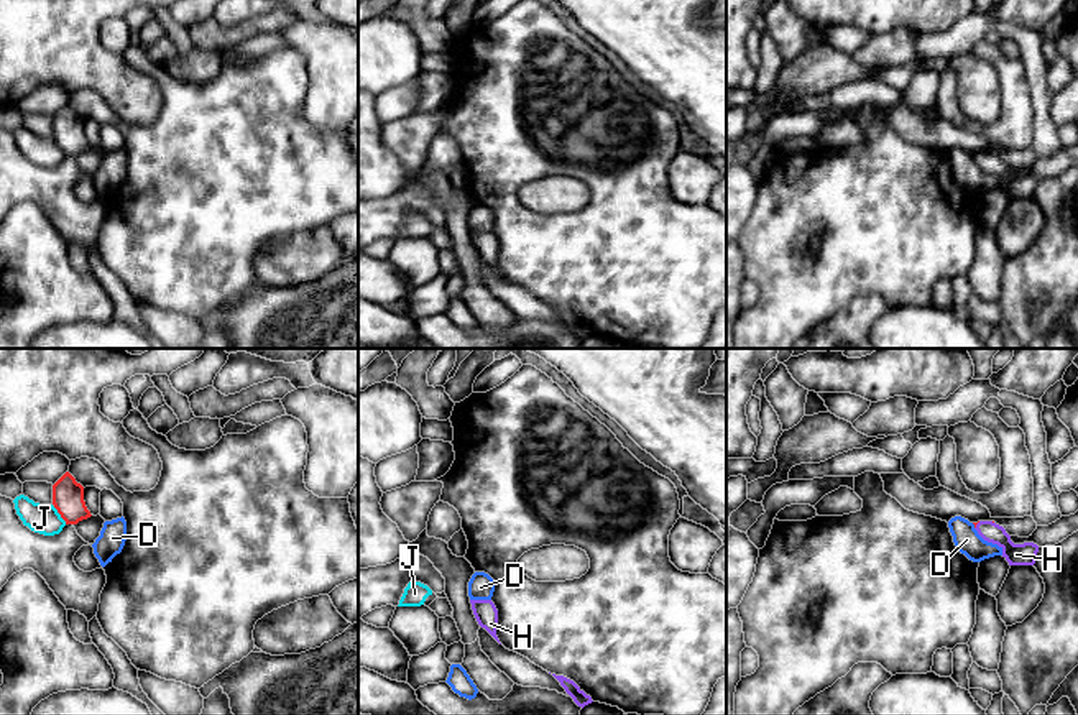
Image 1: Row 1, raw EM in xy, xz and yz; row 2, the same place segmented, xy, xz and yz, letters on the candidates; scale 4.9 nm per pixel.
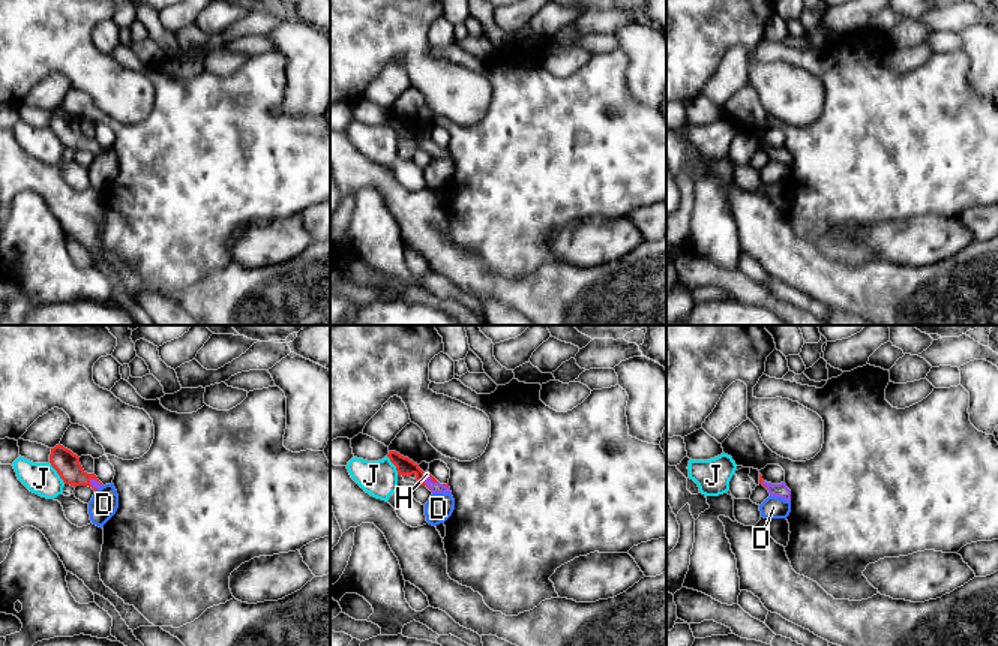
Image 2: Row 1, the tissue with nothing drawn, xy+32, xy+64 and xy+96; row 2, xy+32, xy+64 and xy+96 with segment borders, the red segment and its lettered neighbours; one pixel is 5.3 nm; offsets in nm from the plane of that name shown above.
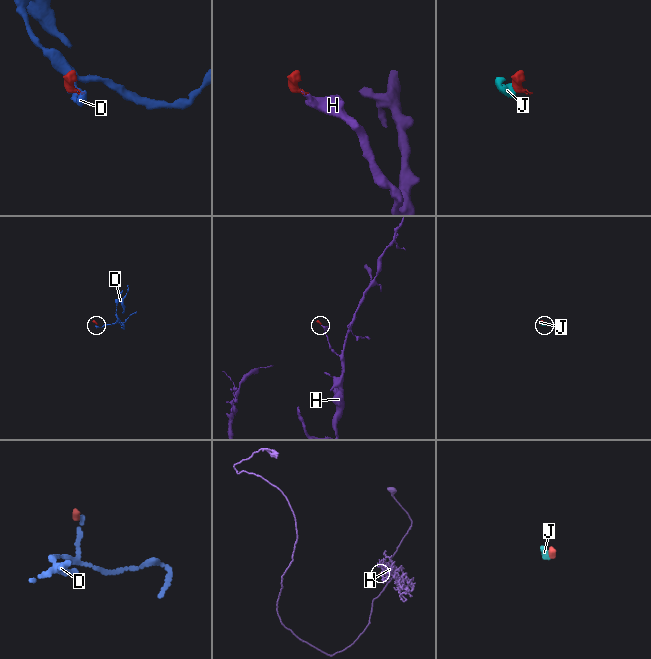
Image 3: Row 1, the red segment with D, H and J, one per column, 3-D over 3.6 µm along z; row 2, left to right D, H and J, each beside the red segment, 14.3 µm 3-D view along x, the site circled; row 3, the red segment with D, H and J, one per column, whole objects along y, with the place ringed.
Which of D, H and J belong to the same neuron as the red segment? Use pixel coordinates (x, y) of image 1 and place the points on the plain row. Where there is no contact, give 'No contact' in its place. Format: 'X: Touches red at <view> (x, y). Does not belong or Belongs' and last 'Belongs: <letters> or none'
D: Touches red at yz (973, 155). Does not belong
H: Touches red at yz (976, 155). Belongs
J: Touches red at xy (59, 145). Does not belong
Belongs: H

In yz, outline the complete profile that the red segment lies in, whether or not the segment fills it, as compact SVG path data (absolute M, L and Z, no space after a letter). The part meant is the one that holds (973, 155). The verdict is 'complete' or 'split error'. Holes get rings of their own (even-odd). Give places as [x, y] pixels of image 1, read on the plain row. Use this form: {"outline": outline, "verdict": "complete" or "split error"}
{"outline": "M993 153L973 155L978 166L1002 181L1002 189L1009 197L1034 197L1039 178L1034 174L1014 176L1006 161Z", "verdict": "split error"}

